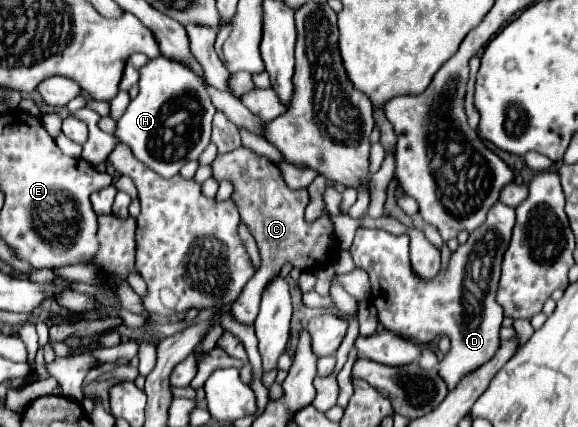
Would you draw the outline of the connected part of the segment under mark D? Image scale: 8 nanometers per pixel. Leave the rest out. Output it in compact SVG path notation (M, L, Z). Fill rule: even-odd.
M503 202L495 204L487 214L483 226L469 234L467 244L459 246L451 254L449 270L441 272L435 280L423 282L419 280L409 262L409 236L393 236L385 230L369 230L359 228L351 246L351 256L357 268L363 268L371 278L371 298L379 314L379 322L413 342L427 342L435 338L437 332L449 336L451 348L449 357L439 363L439 376L445 380L449 392L463 380L467 374L483 366L485 362L495 356L501 338L501 322L503 322L503 308L495 302L499 272L503 252L511 240L511 230L515 224L515 208L505 206ZM479 270L479 274L475 274ZM483 270L483 272L481 272ZM485 276L485 290L481 292L481 304L473 304L475 308L469 310L469 300L465 306L465 288L467 278L483 278Z

